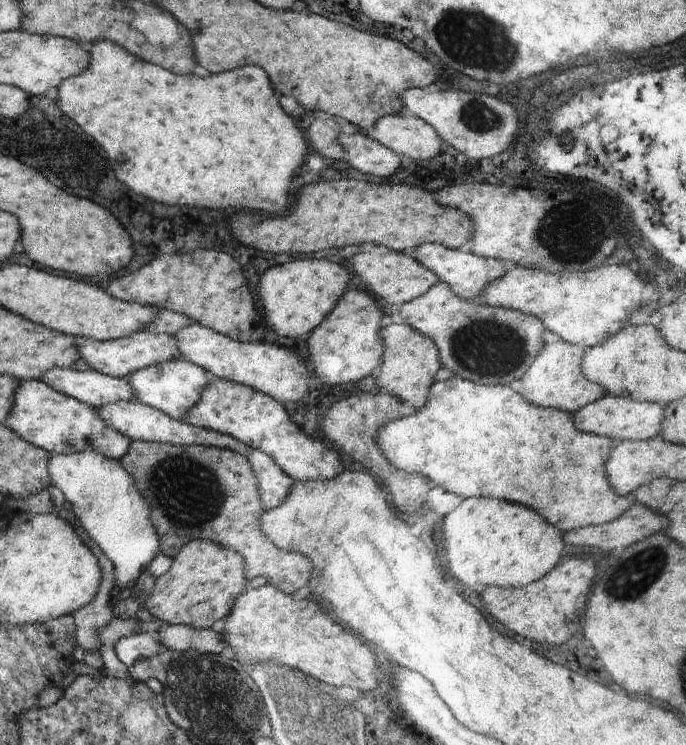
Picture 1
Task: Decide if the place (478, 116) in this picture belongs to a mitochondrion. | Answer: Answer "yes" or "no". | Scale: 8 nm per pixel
yes

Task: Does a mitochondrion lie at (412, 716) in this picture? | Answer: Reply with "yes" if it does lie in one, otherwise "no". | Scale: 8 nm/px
no

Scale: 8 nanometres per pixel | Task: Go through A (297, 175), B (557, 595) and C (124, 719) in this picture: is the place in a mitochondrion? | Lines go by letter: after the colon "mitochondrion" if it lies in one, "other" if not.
A: other
B: other
C: other

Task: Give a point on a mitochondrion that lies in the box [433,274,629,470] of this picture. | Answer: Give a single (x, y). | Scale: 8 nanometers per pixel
(488, 347)

